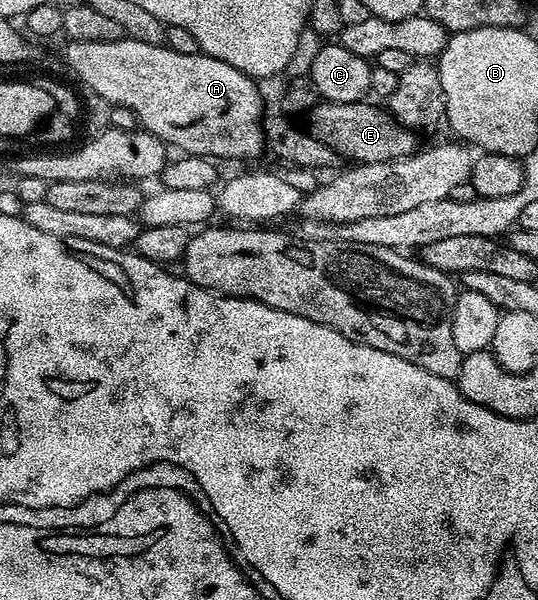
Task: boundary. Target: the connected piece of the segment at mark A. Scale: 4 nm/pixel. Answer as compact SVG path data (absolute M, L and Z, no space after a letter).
M127 36L114 40L113 42L73 42L67 43L68 47L64 50L64 62L97 94L100 98L105 98L105 103L114 106L125 106L134 112L137 123L143 129L149 130L154 136L158 136L169 147L175 148L177 151L186 154L197 154L203 158L213 160L241 160L240 158L256 158L260 153L265 153L266 143L264 140L264 119L266 117L266 107L264 98L261 94L261 87L258 85L257 79L252 78L249 74L243 74L238 68L234 68L230 64L226 64L217 58L211 58L206 53L198 53L194 56L182 56L182 52L174 52L168 49L167 45L161 44L142 44L138 40Z

